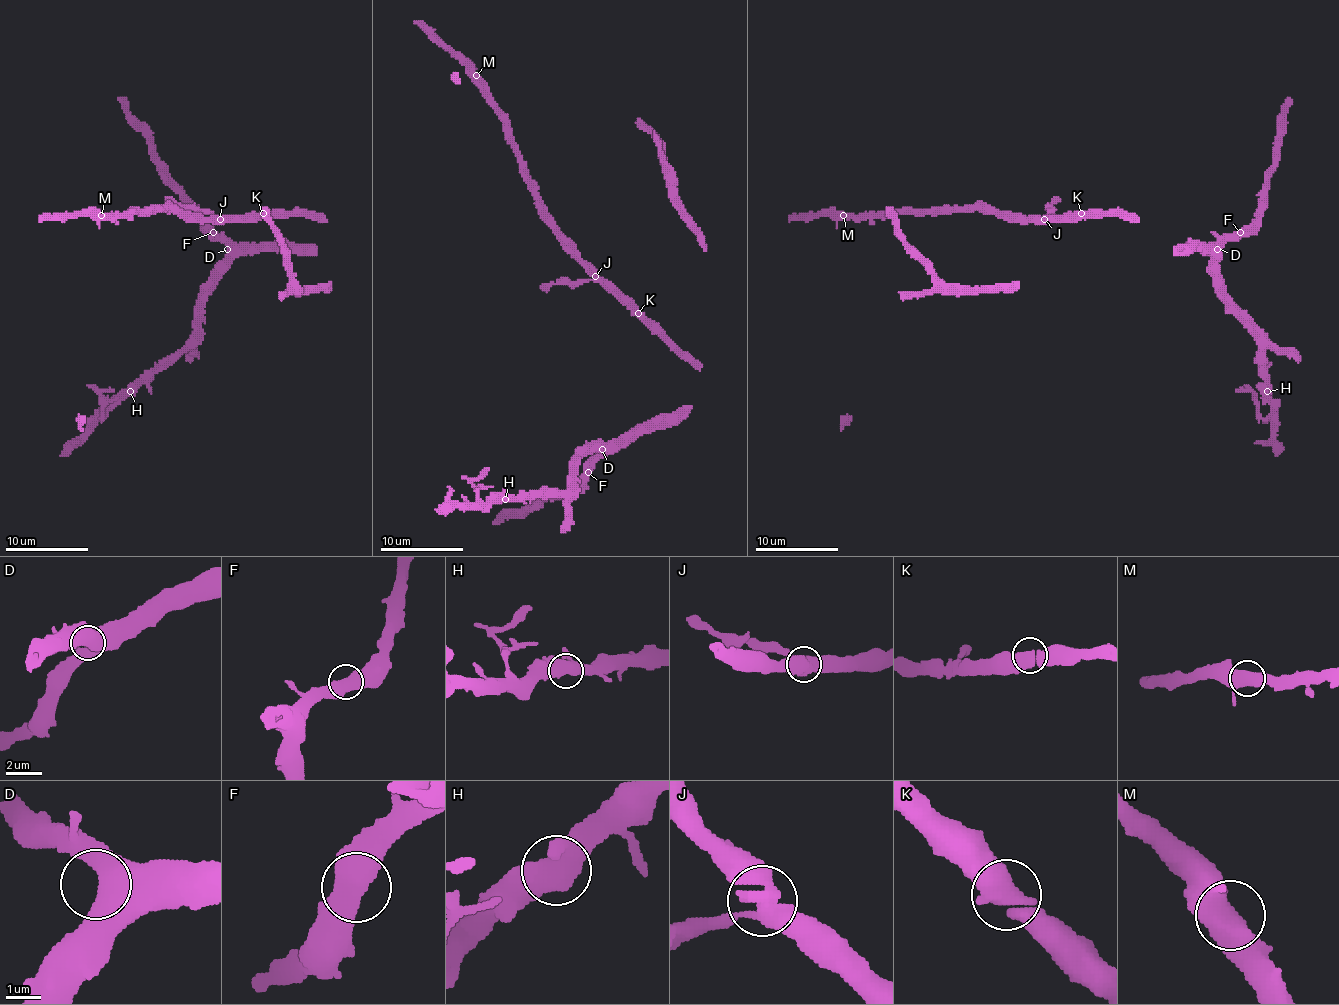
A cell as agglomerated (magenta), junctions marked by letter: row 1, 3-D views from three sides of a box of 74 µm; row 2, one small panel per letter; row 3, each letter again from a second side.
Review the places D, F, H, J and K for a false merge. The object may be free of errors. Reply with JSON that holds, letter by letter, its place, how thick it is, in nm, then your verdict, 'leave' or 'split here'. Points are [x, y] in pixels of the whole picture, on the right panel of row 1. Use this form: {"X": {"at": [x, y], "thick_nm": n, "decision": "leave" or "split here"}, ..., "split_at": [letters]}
{"D": {"at": [1217, 249], "thick_nm": 550, "decision": "leave"}, "F": {"at": [1240, 232], "thick_nm": 650, "decision": "leave"}, "H": {"at": [1267, 391], "thick_nm": 500, "decision": "leave"}, "J": {"at": [1044, 219], "thick_nm": 500, "decision": "leave"}, "K": {"at": [1081, 213], "thick_nm": 550, "decision": "leave"}, "split_at": []}

